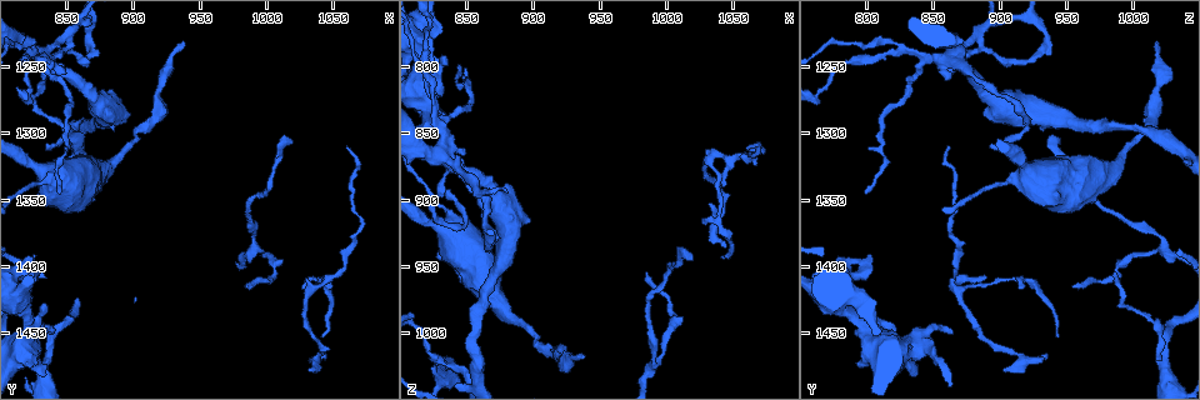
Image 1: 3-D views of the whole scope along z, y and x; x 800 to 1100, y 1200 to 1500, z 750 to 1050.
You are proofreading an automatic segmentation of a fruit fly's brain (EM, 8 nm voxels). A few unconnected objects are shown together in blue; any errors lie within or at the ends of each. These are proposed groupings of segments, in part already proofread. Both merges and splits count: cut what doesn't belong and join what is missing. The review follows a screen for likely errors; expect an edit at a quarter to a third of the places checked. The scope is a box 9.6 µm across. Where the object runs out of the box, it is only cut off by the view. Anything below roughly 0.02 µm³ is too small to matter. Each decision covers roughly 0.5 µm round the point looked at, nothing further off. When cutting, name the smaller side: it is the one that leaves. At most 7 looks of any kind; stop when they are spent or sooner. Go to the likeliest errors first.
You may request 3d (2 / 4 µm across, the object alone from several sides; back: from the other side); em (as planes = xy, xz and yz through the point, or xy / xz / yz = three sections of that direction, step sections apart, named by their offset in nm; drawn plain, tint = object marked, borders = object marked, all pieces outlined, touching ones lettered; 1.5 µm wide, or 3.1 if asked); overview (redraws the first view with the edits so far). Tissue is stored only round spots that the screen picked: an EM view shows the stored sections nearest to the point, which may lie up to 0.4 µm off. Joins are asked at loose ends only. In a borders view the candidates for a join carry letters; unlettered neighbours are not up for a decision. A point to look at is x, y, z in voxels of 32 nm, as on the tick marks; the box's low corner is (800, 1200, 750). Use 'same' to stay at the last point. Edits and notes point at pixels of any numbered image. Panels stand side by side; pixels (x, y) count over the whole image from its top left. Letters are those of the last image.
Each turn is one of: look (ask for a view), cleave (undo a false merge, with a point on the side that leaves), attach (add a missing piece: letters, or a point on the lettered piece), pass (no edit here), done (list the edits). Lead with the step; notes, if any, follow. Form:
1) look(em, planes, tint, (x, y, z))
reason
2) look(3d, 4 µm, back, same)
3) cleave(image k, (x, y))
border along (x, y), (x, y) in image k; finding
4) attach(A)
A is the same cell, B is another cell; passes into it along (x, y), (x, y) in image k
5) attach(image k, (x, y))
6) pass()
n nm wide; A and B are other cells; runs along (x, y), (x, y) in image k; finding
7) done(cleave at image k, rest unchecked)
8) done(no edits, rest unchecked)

look(3d, 4 µm, (1060, 1310, 862))
end of a long branch

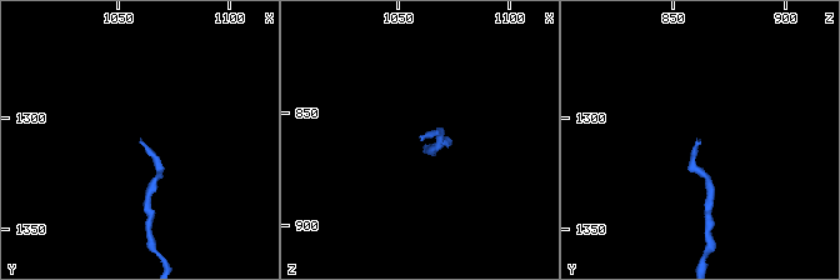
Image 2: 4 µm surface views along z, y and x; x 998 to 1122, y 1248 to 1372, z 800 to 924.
look(em, planes, tint, (1061, 1310, 861))

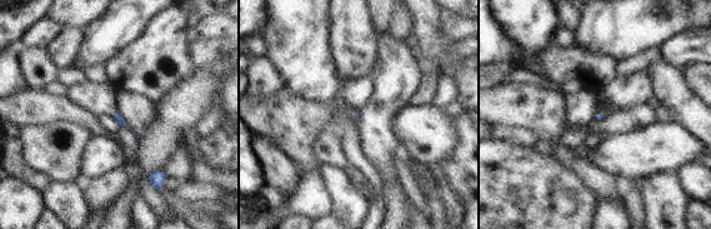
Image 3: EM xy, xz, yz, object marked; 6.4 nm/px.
look(em, planes, borders, same)
what lies round it

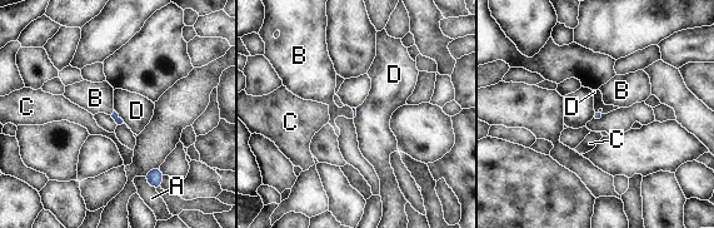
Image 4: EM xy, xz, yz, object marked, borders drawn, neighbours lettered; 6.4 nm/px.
attach(B)
D touches over 120 nm; B is the same cell, A, C and D are other cells; passes into it along (115, 115), (113, 113), (95, 98) in image 4; it goes on there

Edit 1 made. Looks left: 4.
look(overview)

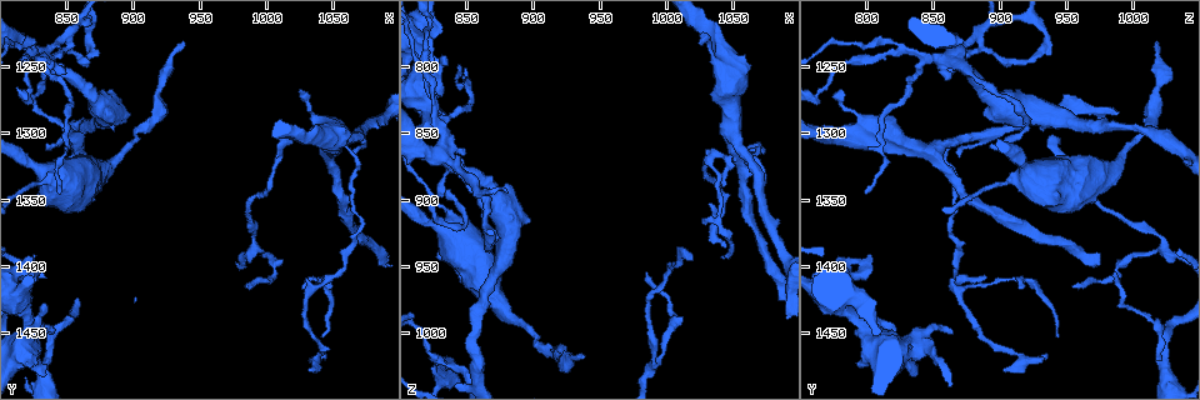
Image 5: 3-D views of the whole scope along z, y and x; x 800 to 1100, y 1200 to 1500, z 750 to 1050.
look(3d, 2 µm, (836, 1482, 838))
branch stops here

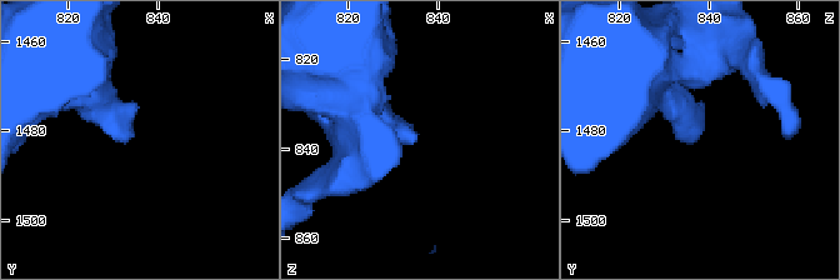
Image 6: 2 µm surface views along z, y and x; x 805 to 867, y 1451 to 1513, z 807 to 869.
look(em, planes, borders, (835, 1481, 837))

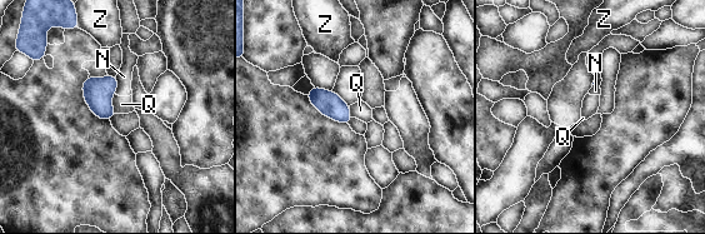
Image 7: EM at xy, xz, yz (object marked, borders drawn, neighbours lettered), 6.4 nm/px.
pass()
N, Q and Z are other cells; no lettered piece goes on from it

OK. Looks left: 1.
done(attach at image 4, rest unchecked)

